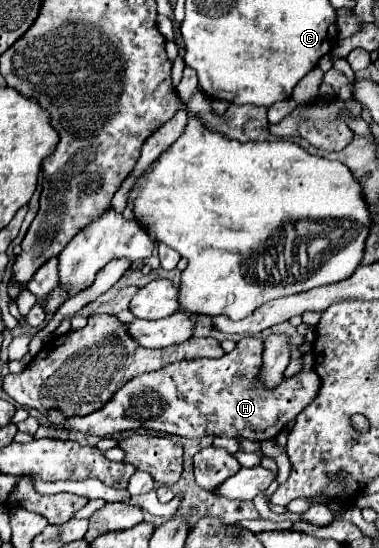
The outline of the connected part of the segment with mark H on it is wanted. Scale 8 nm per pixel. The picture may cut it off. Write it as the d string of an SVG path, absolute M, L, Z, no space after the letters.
M244 336L236 342L236 348L222 358L178 362L174 366L164 366L164 370L132 378L98 412L64 418L57 408L52 408L47 419L52 424L96 436L112 436L118 432L144 428L176 434L182 438L242 436L252 442L272 440L316 398L320 378L314 374L314 370L308 370L298 372L292 378L282 378L276 388L266 388L260 382L262 350L264 342L260 338Z

